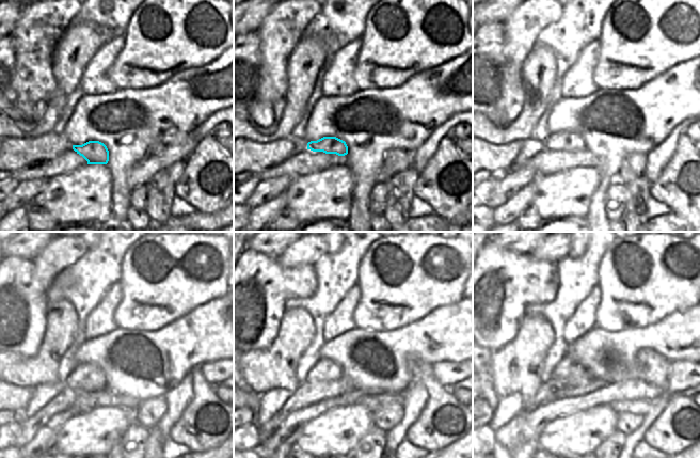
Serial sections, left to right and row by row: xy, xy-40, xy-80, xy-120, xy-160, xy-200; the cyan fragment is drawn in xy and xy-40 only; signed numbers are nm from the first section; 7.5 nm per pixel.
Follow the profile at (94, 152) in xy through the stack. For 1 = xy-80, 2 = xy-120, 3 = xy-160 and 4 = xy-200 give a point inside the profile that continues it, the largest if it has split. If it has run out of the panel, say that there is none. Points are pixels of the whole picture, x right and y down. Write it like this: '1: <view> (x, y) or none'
1: xy-80 (565, 141)
2: xy-120 (84, 377)
3: xy-160 (325, 369)
4: xy-200 (569, 364)

